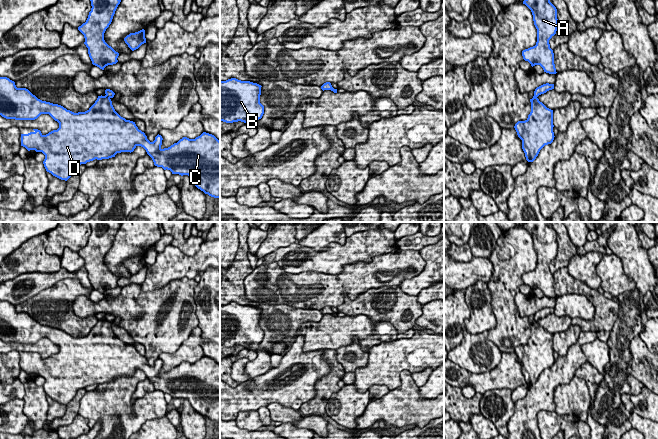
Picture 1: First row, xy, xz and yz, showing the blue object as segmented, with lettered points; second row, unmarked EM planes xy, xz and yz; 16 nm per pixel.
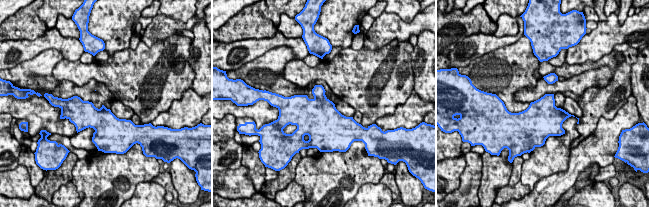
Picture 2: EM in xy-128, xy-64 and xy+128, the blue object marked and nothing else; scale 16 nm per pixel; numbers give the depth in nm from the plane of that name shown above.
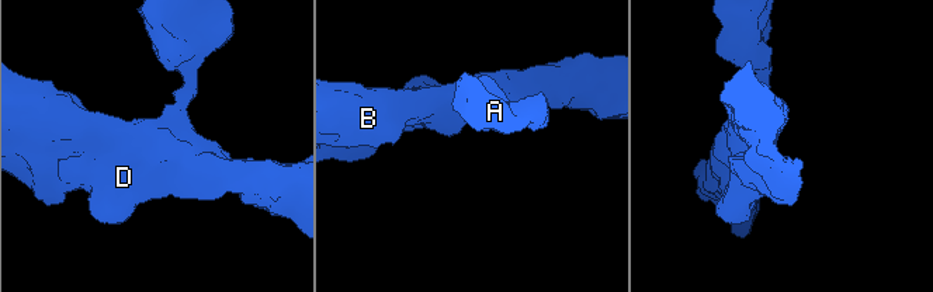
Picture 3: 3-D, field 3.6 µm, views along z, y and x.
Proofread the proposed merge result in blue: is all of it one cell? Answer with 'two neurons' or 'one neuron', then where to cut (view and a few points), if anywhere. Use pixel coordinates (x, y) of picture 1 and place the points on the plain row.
two neurons; cut xy (105, 319), (109, 322)

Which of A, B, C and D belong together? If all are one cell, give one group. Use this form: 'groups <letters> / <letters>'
groups A / B C D

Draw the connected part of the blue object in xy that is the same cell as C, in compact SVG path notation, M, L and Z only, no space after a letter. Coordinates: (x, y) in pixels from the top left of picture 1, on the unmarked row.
M0 301L0 339L2 341L15 344L35 344L41 338L49 338L59 347L59 352L46 359L43 359L38 353L33 353L34 355L28 358L21 358L21 370L25 371L28 375L42 376L45 379L43 388L46 395L61 404L67 405L81 388L86 388L95 383L109 383L121 376L131 377L137 370L141 370L152 382L155 390L162 391L164 394L170 394L172 398L188 399L191 406L198 413L211 421L220 423L220 365L212 358L203 356L195 363L183 361L177 367L162 373L163 362L161 359L158 358L155 364L150 366L145 357L138 353L135 346L126 344L115 335L111 323L106 319L98 320L95 327L87 335L74 337L61 329L42 325L28 313L17 312L15 306L9 302Z

